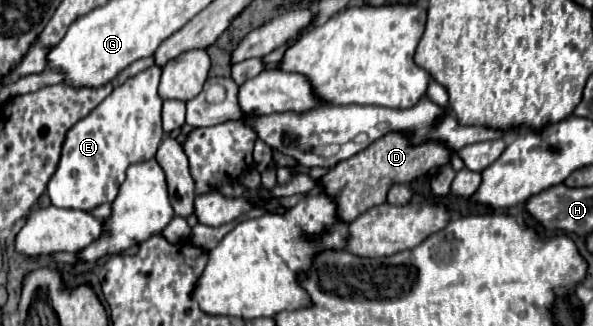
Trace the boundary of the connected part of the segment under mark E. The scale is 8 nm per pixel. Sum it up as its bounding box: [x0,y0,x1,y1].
[48,67,164,211]

